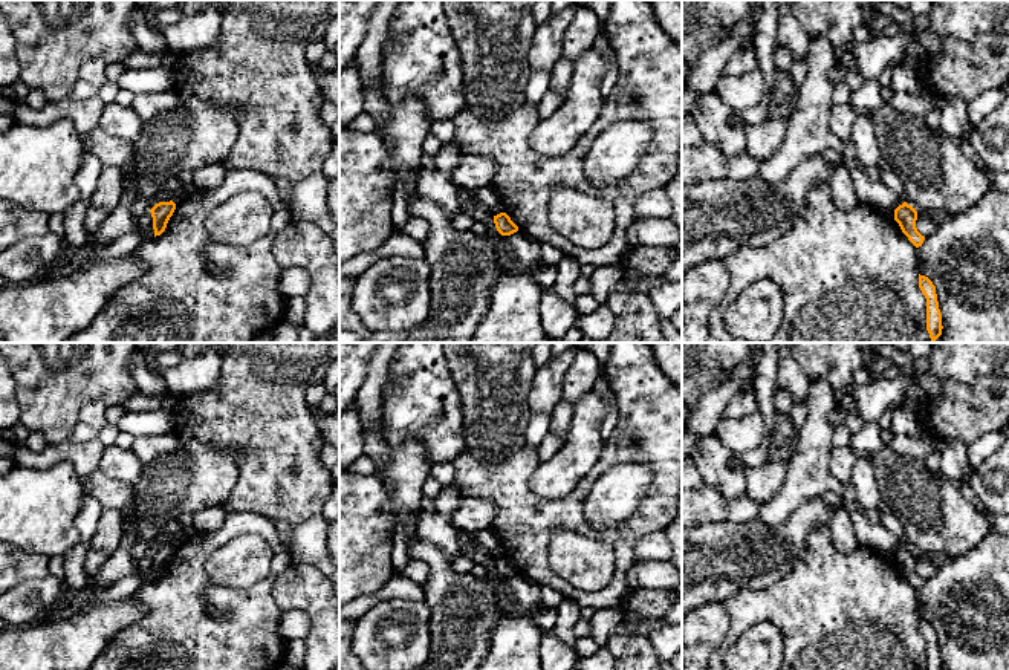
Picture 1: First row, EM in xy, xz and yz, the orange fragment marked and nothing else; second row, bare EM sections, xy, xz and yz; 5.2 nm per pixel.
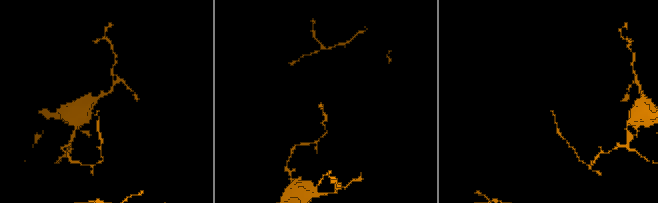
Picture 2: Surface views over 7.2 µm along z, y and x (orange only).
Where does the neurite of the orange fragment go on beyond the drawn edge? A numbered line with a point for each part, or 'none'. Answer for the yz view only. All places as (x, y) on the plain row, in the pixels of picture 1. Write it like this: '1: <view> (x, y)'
none

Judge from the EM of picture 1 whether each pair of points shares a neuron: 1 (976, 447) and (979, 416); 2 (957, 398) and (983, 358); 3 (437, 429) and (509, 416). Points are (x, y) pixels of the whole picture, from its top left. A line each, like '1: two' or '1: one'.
1: two
2: two
3: two

